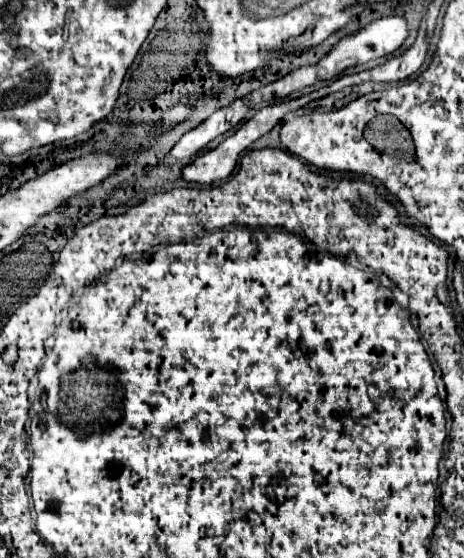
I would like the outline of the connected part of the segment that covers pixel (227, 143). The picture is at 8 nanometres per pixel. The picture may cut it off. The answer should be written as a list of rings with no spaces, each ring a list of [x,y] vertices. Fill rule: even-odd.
[[[282,103],[282,105],[272,105],[272,107],[260,109],[260,111],[254,115],[254,119],[246,121],[236,133],[232,133],[230,137],[226,137],[216,149],[198,155],[190,165],[186,165],[184,171],[182,171],[182,177],[184,177],[186,181],[200,183],[200,185],[214,183],[214,181],[224,181],[224,179],[232,173],[232,169],[236,167],[236,161],[238,161],[240,153],[242,153],[246,147],[250,147],[256,139],[260,139],[264,133],[268,133],[268,131],[270,131],[282,117],[284,117],[284,103]]]

